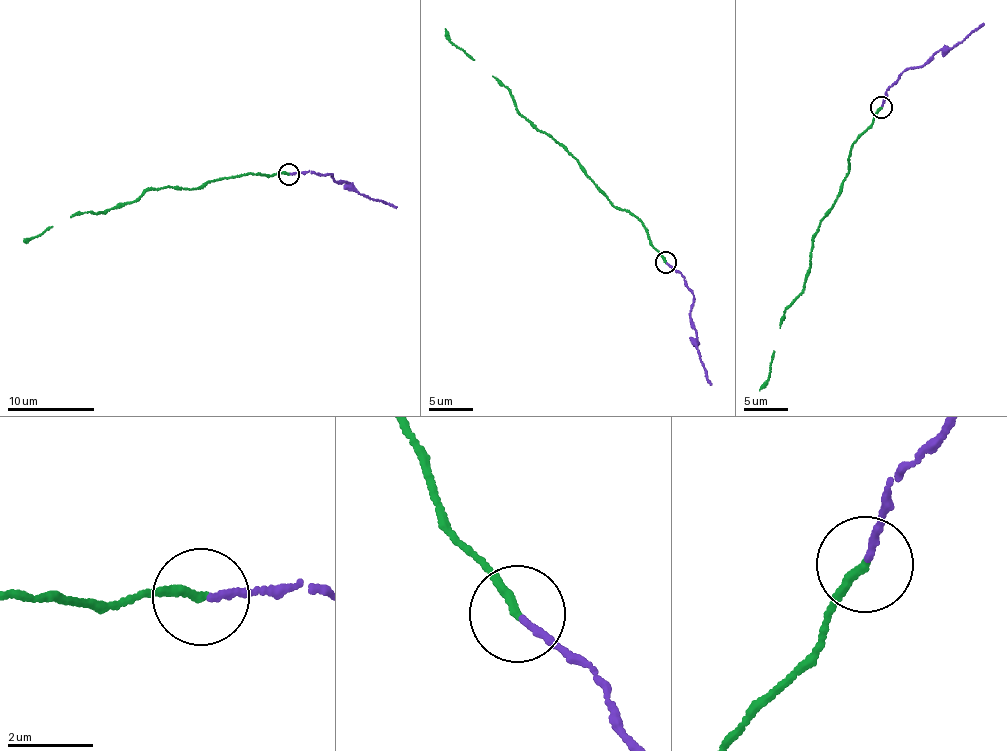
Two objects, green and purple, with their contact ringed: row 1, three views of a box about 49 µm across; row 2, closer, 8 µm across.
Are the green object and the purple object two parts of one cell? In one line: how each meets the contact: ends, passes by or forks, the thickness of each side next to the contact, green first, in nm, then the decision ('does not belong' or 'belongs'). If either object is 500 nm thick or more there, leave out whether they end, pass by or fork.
green ends | purple ends | 190/140 nm | belongs

